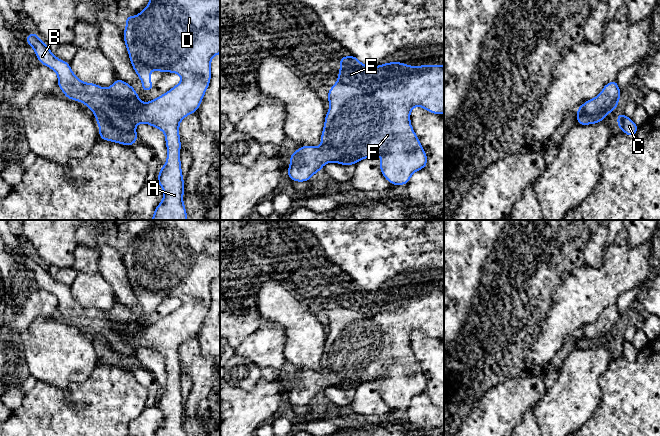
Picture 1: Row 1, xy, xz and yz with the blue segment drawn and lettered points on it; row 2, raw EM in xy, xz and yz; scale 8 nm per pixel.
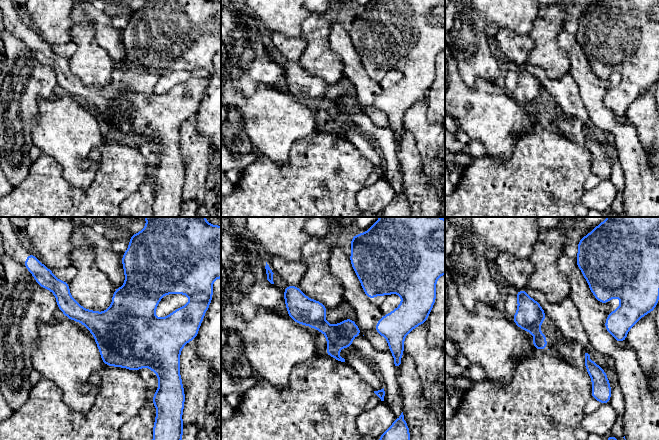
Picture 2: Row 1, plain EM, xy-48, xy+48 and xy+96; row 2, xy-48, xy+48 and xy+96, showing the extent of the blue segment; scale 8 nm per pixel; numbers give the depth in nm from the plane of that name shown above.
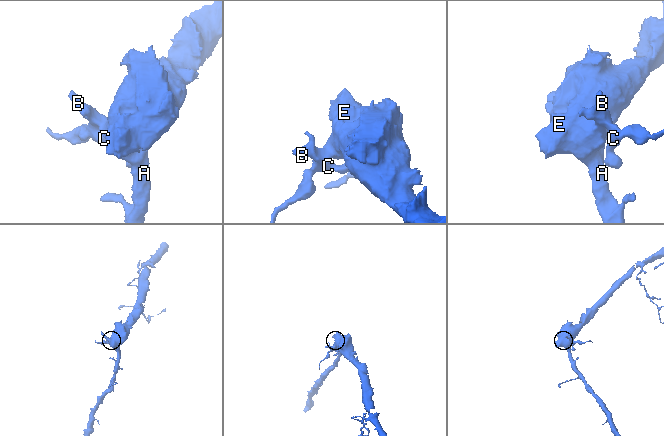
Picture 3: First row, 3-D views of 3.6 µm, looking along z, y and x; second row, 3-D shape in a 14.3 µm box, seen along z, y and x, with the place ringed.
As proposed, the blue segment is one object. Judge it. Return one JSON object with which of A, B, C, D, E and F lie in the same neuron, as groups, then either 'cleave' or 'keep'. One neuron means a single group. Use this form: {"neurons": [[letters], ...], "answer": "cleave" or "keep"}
{"neurons": [["A", "B", "C", "D", "E", "F"]], "answer": "keep"}

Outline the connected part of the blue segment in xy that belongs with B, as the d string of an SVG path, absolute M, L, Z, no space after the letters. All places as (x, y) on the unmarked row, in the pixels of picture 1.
M150 220L148 230L137 240L126 240L126 253L123 256L123 263L129 278L131 289L135 297L142 305L142 315L149 316L154 312L150 305L150 296L158 294L162 297L177 297L182 305L163 317L160 321L143 327L138 322L135 313L119 302L105 313L95 307L82 306L71 294L70 287L55 281L48 269L32 255L26 260L26 267L34 272L38 285L51 292L58 299L58 311L65 318L67 323L76 324L85 328L94 338L99 349L99 362L110 366L116 366L131 371L138 365L135 351L139 347L146 347L154 352L160 353L165 358L167 370L167 384L161 391L156 406L162 411L164 421L157 429L154 436L187 436L183 427L184 404L181 394L180 373L181 365L179 360L179 349L183 342L198 335L204 318L211 304L211 283L220 278L220 222L205 222L204 220Z

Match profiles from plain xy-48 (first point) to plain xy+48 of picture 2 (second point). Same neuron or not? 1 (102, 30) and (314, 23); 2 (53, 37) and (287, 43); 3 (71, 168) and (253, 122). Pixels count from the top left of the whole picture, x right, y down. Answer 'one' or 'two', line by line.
1: two
2: two
3: one

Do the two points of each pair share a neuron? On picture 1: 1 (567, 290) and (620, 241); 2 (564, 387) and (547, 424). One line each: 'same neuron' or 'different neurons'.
1: same neuron
2: same neuron

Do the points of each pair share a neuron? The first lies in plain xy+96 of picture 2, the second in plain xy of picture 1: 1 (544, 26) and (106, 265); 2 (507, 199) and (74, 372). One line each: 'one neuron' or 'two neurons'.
1: two neurons
2: two neurons

